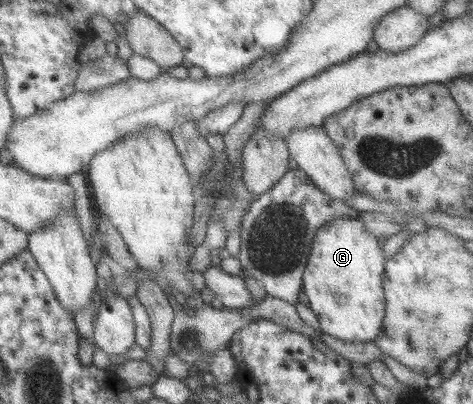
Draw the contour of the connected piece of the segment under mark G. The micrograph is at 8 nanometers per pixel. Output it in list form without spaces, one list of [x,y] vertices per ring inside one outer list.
[[[359,217],[335,220],[327,224],[316,238],[304,280],[305,292],[311,299],[310,306],[317,314],[322,332],[352,343],[376,341],[386,325],[388,311],[385,280],[390,256],[386,253],[384,240],[373,236]]]

